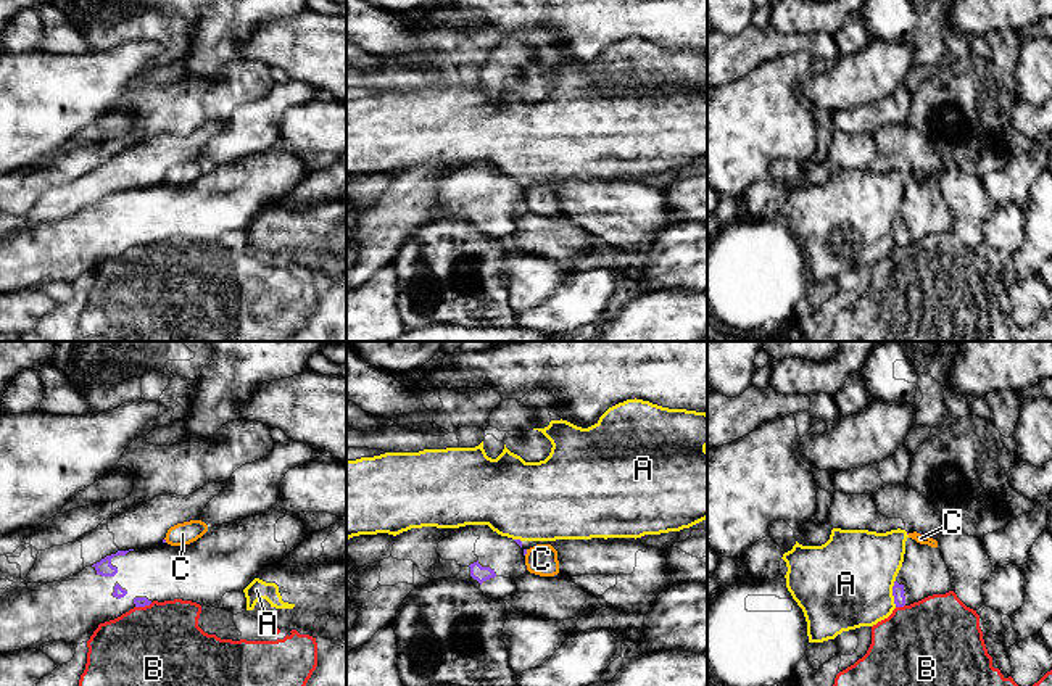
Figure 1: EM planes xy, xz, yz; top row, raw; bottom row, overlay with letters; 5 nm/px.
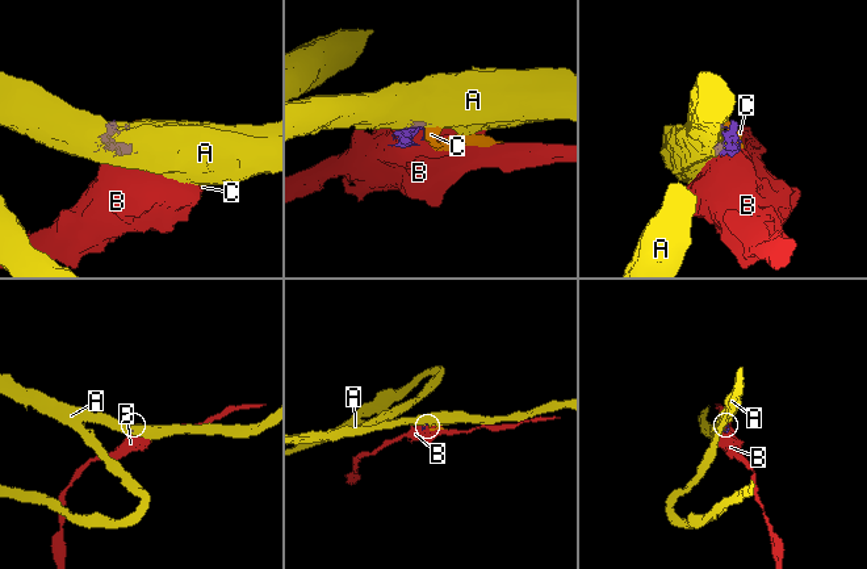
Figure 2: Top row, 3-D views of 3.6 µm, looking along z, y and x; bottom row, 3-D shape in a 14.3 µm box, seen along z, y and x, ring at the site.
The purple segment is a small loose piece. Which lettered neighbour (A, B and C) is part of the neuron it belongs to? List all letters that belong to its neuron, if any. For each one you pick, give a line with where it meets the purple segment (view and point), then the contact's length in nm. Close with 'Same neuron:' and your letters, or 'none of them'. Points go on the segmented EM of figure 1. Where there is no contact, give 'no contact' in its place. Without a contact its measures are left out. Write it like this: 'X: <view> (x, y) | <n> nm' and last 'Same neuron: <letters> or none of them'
Same neuron: none of them

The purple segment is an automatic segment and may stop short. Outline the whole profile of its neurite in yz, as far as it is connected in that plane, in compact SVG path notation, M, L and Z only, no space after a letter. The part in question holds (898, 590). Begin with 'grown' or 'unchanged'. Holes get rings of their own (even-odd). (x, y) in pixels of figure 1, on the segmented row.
grown | M907 538L904 562L893 586L896 607L949 591L952 591L951 573L941 551Z

